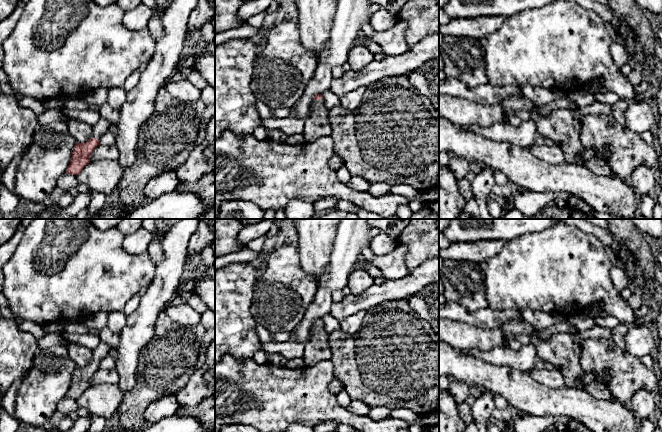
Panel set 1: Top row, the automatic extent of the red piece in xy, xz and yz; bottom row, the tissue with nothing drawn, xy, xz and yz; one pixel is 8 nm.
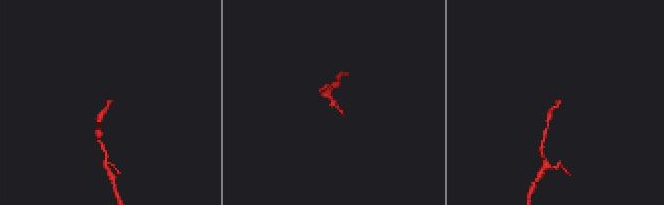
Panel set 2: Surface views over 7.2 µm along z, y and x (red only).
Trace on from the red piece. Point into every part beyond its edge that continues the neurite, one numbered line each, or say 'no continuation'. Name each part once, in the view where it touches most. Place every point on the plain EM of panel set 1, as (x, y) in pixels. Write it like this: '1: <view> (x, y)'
1: xz (318, 349)

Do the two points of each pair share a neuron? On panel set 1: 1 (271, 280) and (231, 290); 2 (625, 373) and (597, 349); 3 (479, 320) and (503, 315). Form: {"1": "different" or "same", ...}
{"1": "different", "2": "same", "3": "same"}

